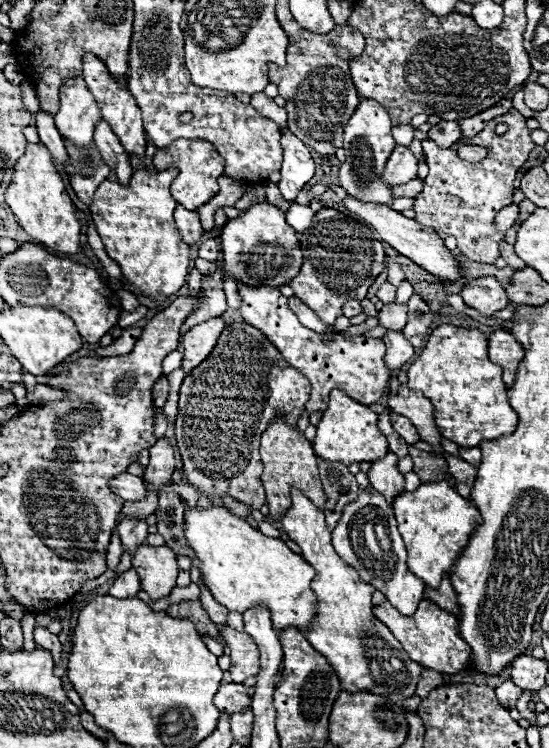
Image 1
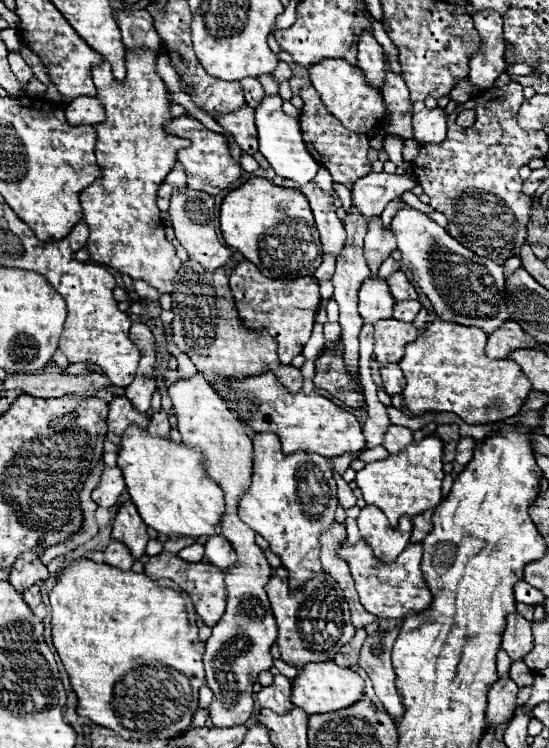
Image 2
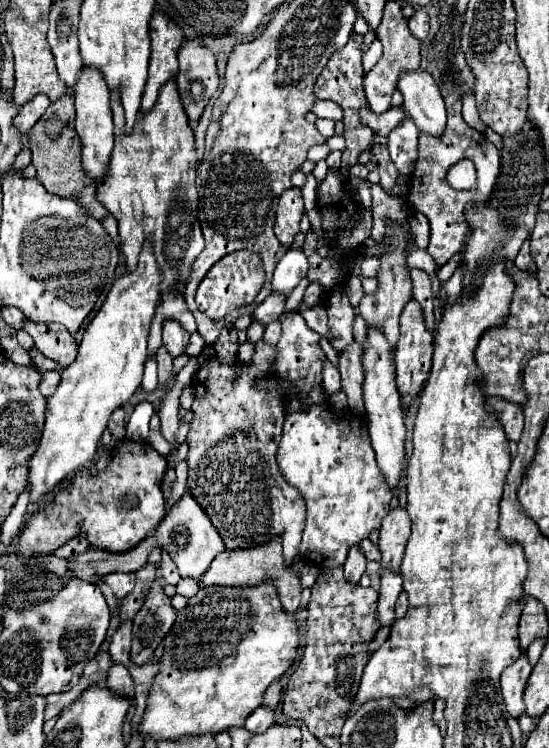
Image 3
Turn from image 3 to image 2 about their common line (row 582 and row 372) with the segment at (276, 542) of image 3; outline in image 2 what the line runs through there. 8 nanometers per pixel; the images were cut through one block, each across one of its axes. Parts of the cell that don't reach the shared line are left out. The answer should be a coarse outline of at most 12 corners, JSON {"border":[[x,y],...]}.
{"border":[[186,260],[172,290],[174,342],[206,380],[302,374],[268,332],[240,322],[228,272]]}

